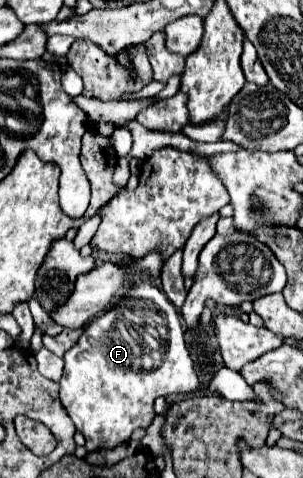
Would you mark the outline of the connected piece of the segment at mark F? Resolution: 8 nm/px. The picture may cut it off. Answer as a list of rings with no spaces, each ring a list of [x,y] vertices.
[[[136,281],[126,297],[114,305],[108,313],[100,315],[86,325],[78,343],[64,355],[64,375],[60,379],[60,401],[74,421],[76,429],[80,427],[86,443],[86,451],[114,449],[126,441],[134,429],[150,425],[154,419],[154,399],[158,393],[188,393],[200,389],[200,381],[190,359],[190,351],[184,341],[184,329],[176,307],[166,299],[166,295],[152,285],[150,281]]]

